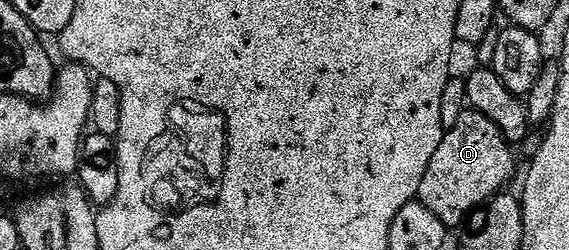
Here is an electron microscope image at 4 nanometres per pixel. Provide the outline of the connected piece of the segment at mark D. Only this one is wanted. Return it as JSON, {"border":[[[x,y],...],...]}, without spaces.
{"border":[[[464,109],[457,117],[457,125],[446,128],[425,177],[421,177],[418,202],[429,209],[448,229],[462,224],[476,209],[495,199],[503,187],[515,175],[516,152],[512,144],[503,138],[501,129],[481,113]]]}

